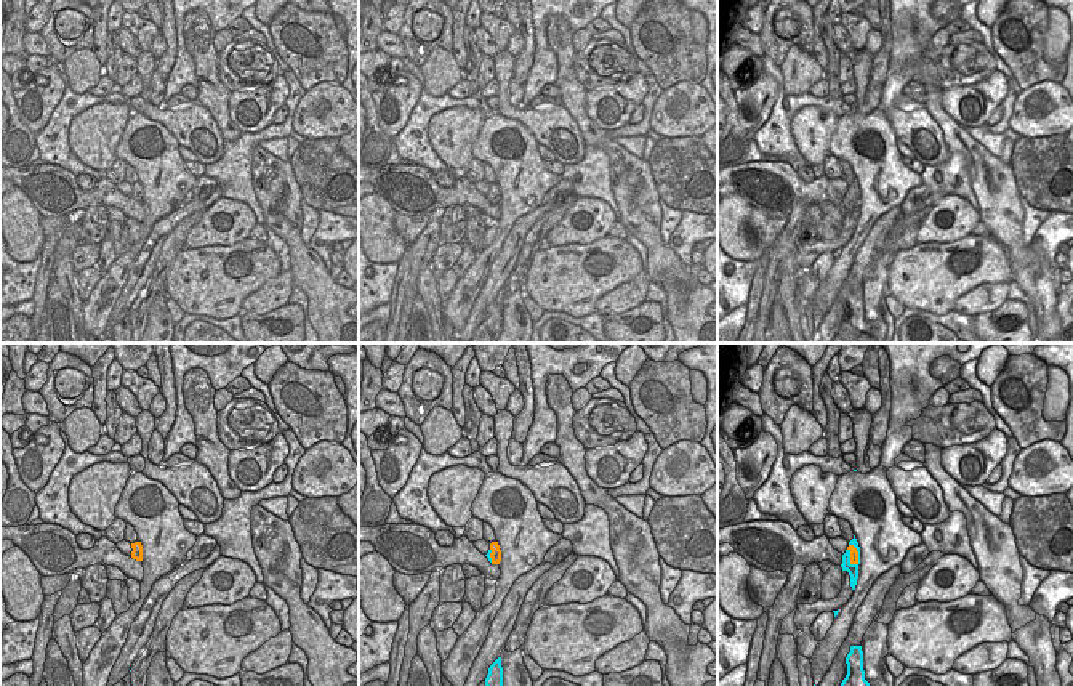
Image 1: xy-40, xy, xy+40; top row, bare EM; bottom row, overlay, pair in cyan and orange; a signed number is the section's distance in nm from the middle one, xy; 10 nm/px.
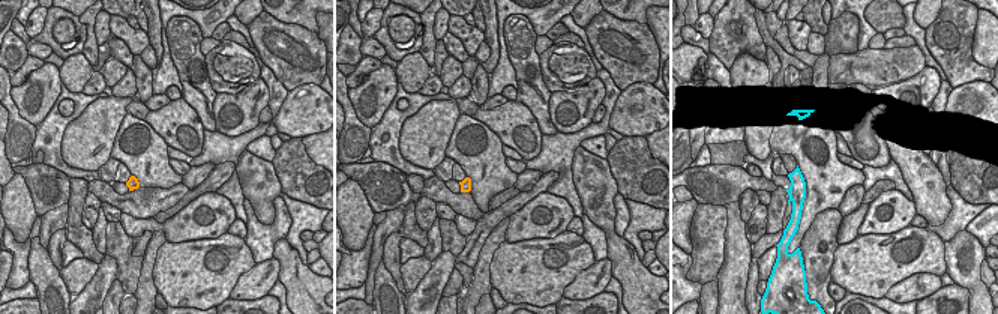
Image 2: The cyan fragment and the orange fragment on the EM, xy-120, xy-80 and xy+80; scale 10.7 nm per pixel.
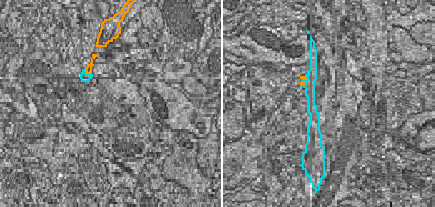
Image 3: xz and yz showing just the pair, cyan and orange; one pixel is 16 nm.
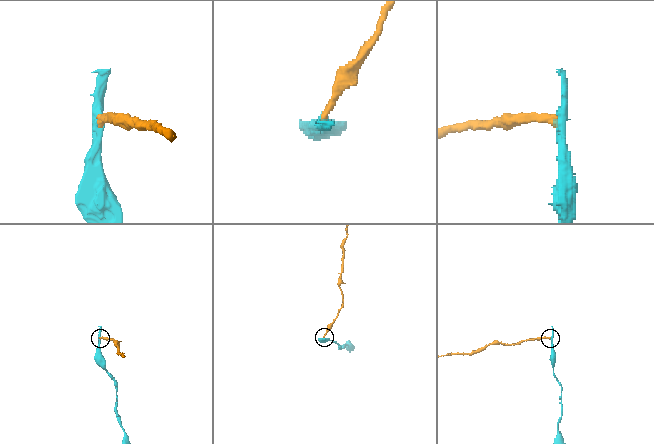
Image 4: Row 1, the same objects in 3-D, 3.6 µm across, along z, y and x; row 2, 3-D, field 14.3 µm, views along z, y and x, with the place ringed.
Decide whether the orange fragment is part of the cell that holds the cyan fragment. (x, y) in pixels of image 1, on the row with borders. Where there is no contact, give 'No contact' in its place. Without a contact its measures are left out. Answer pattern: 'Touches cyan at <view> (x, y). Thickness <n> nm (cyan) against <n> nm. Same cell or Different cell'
Touches cyan at xy+40 (859, 553). Thickness 120 nm (cyan) against 100 nm. Different cell

